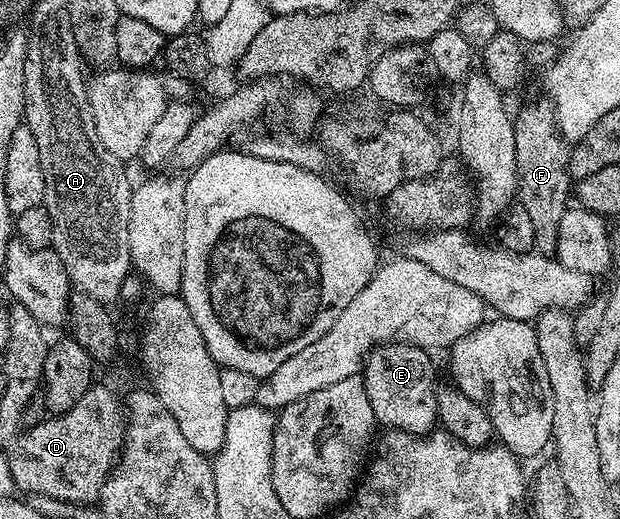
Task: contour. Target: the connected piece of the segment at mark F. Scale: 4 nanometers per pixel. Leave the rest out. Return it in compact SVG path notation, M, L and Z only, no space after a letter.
M546 98L531 100L513 116L515 125L515 157L517 158L517 203L525 206L529 222L533 222L534 251L542 256L555 256L558 246L558 227L562 215L569 207L568 196L573 190L573 177L569 171L571 148L559 133L555 121L555 107Z

